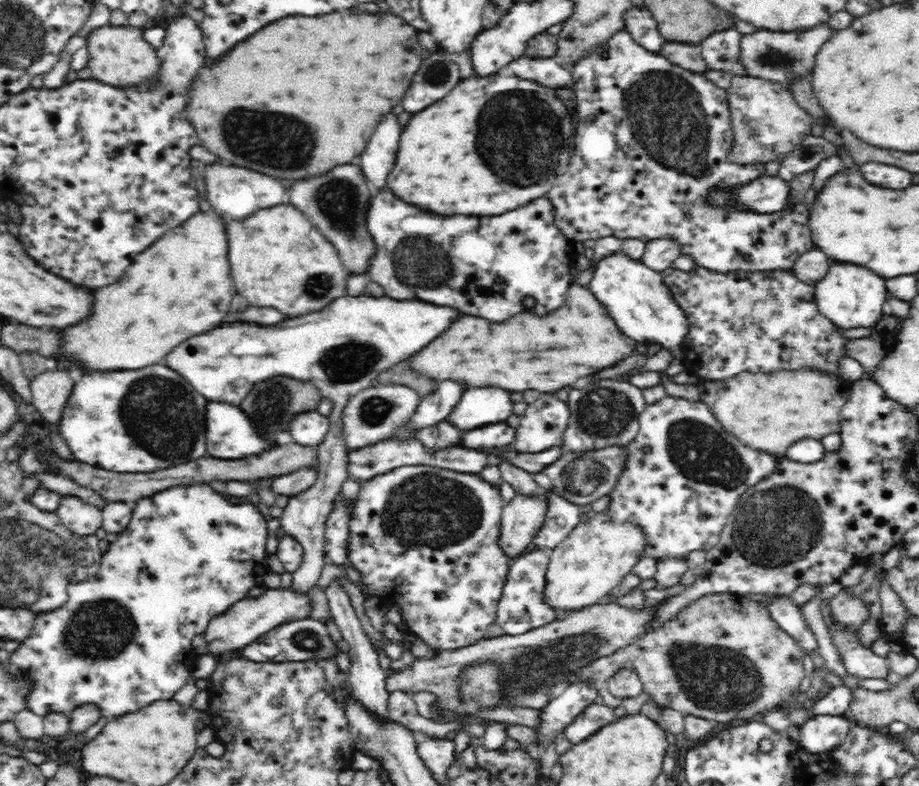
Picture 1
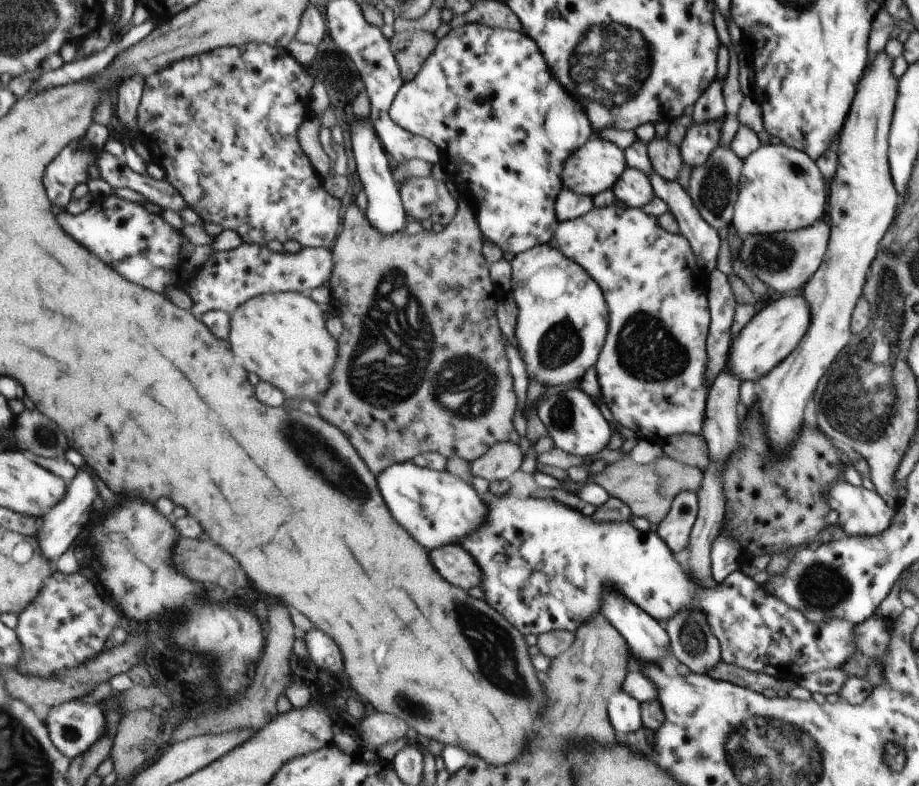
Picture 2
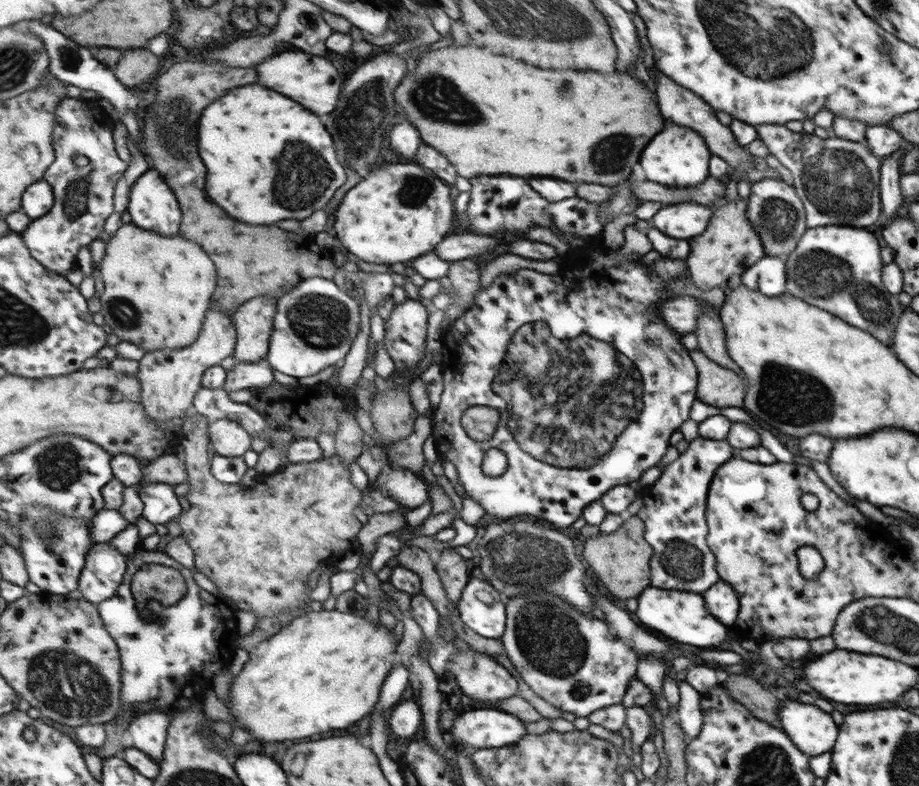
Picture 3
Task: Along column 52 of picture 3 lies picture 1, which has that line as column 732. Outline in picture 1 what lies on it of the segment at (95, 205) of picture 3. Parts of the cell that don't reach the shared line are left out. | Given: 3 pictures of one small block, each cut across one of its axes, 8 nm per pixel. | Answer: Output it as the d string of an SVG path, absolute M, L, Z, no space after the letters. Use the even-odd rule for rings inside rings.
M622 30L614 34L600 46L589 57L582 58L571 68L572 77L576 81L574 92L576 101L576 116L578 116L578 128L575 134L575 146L571 152L569 165L566 172L554 180L554 184L548 192L548 197L556 207L557 225L561 227L562 233L570 238L576 239L578 243L584 240L604 238L604 236L616 236L616 238L639 238L644 242L655 238L674 237L682 245L682 253L692 257L695 266L706 267L720 272L731 270L765 271L772 269L792 269L794 263L809 250L814 248L810 240L811 229L808 225L810 212L808 207L792 209L789 212L778 212L772 214L756 214L747 210L734 210L733 208L712 208L706 203L706 194L709 188L733 187L738 183L745 183L754 180L765 174L764 164L752 166L736 166L730 164L726 159L726 153L731 145L730 130L730 109L727 105L727 92L714 85L703 73L690 72L667 60L658 53L650 53L646 48L642 48L635 40L630 31Z

